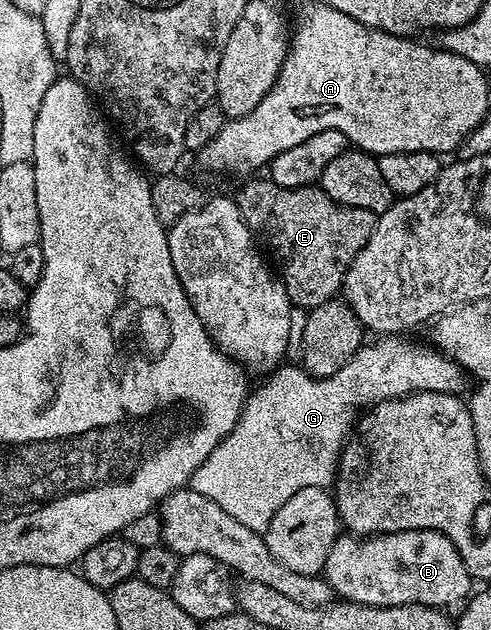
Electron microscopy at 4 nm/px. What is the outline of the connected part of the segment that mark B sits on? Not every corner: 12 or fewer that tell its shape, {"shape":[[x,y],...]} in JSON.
{"shape":[[432,529],[340,535],[322,576],[358,605],[458,606],[473,579]]}

